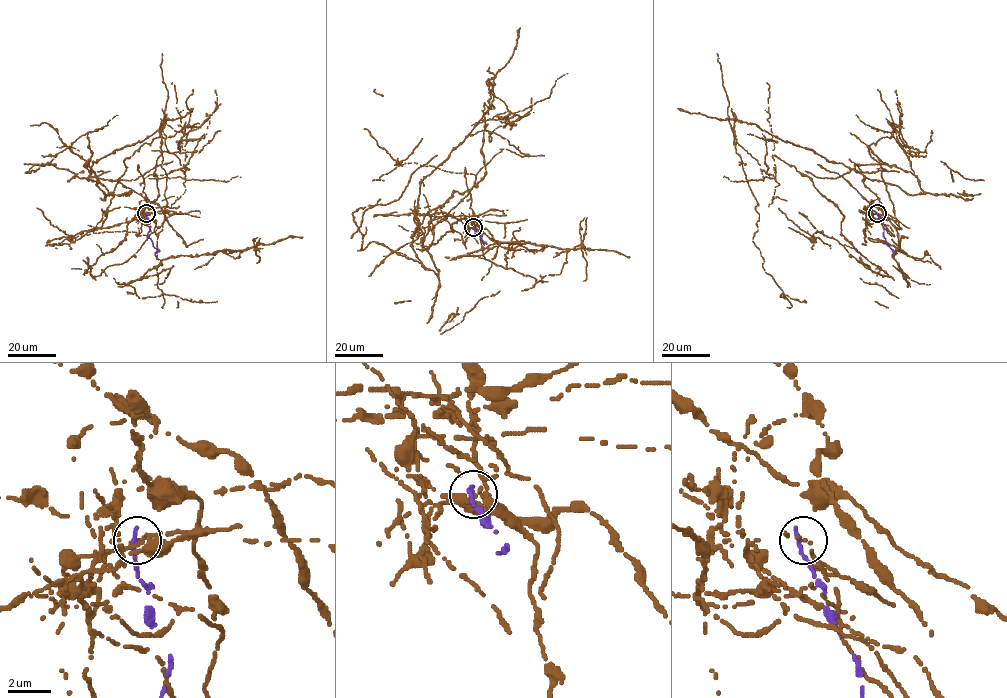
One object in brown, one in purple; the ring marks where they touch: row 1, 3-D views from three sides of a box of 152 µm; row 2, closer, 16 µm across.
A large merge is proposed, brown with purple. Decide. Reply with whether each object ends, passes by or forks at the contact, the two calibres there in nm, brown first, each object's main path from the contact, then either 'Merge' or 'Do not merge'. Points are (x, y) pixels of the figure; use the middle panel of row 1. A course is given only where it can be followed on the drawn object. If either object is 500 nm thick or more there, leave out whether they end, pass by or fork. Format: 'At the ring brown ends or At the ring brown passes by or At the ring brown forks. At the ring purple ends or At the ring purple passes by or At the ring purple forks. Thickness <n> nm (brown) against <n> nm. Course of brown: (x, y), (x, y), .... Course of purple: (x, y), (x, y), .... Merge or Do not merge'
At the ring brown passes by. At the ring purple ends. Thickness 140 nm (brown) against 240 nm. Course of brown: (473, 227), (418, 214), (417, 198), (488, 109), (488, 83), (484, 129), (544, 155). Course of purple: (473, 227), (484, 243). Do not merge

